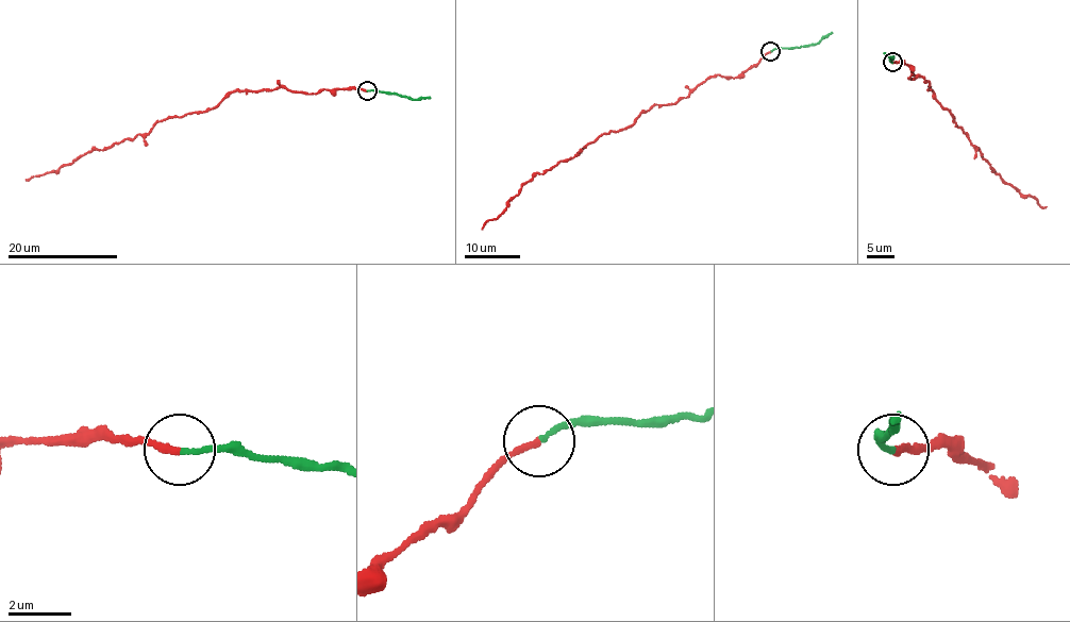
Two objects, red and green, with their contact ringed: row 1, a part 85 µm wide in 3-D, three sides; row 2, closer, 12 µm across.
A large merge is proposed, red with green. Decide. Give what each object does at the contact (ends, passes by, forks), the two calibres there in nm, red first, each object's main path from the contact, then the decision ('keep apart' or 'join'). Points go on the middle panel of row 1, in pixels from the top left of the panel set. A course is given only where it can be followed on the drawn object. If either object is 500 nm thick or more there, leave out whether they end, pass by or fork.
red ends there; green ends there; 200 nm thick on the red side, 150 nm on the other; red runs (770, 51), (734, 78), (712, 76), (674, 103), (654, 104), (633, 123), (603, 133), (537, 173), (482, 229); green runs (770, 51), (817, 44), (832, 31); keep apart

